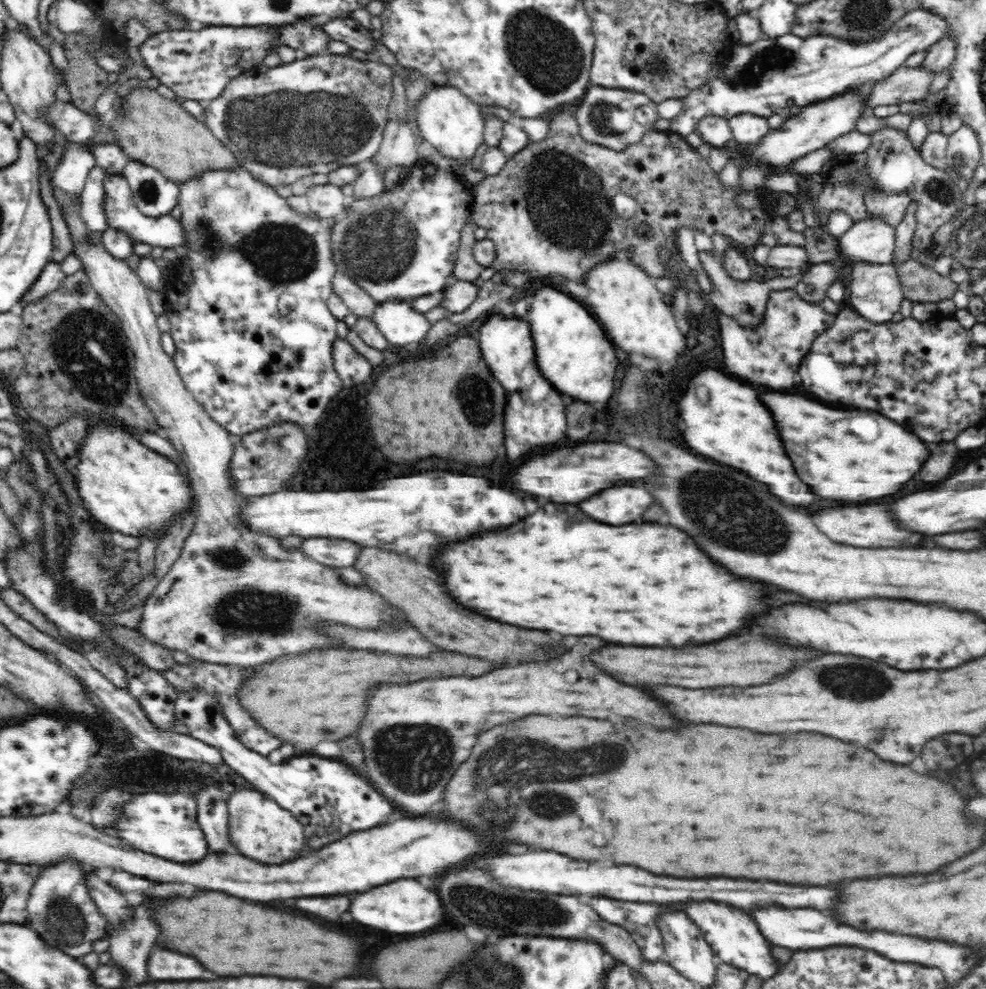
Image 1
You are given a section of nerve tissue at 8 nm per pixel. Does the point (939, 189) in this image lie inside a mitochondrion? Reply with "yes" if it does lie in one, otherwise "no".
yes

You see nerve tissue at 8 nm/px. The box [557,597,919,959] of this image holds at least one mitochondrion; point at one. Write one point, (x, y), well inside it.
(864, 682)

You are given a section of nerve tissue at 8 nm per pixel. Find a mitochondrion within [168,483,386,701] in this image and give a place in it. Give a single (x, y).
(246, 612)

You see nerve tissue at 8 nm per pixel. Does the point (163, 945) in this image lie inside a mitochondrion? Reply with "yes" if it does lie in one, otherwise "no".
no

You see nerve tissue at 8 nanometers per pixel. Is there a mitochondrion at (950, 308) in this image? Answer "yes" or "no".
no

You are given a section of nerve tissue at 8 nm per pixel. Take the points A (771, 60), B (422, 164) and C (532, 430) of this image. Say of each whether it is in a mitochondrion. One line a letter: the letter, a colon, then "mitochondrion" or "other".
A: mitochondrion
B: other
C: other

